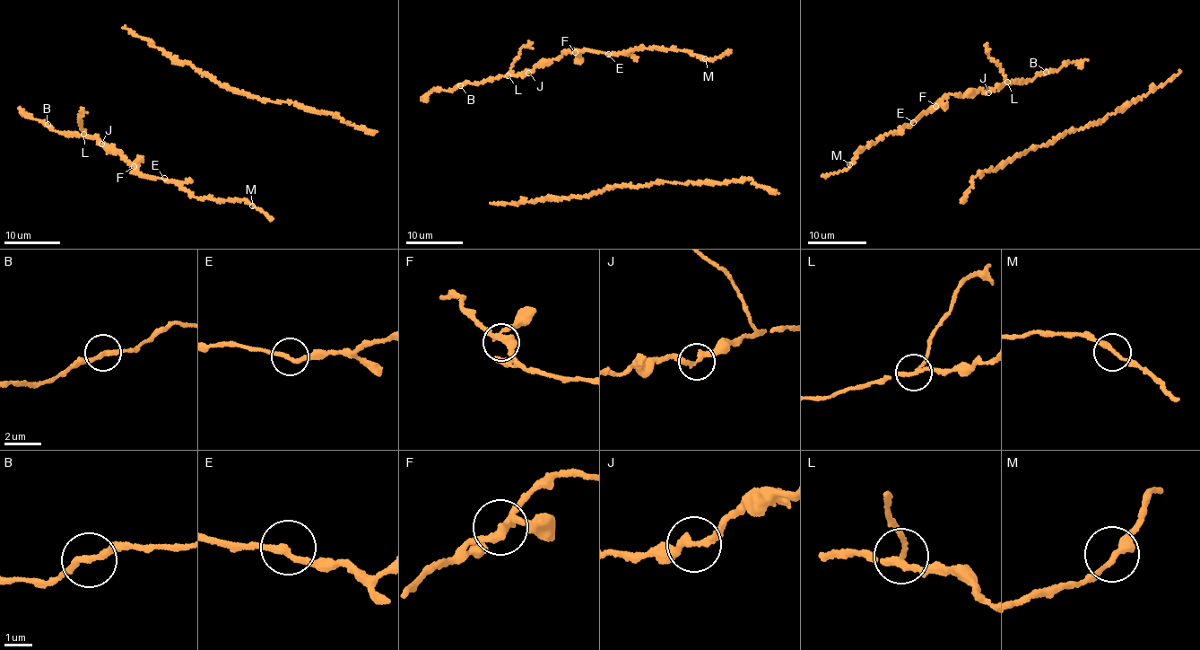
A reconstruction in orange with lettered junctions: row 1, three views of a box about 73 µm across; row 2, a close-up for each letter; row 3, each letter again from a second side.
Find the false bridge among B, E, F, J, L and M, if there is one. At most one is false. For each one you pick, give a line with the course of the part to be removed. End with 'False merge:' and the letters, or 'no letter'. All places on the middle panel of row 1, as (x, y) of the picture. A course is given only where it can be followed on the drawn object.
L: course (507, 75), (522, 49), (531, 42)
False merge: L

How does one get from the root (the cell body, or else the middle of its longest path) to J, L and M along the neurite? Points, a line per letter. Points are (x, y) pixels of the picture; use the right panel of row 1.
J: (945, 105), (938, 104), (949, 95), (988, 92)
L: (945, 105), (938, 104), (949, 95), (963, 96), (984, 90), (987, 92), (1008, 82)
M: (945, 105), (937, 105), (918, 116), (907, 127), (902, 127), (872, 143), (864, 151), (858, 151), (849, 164)

